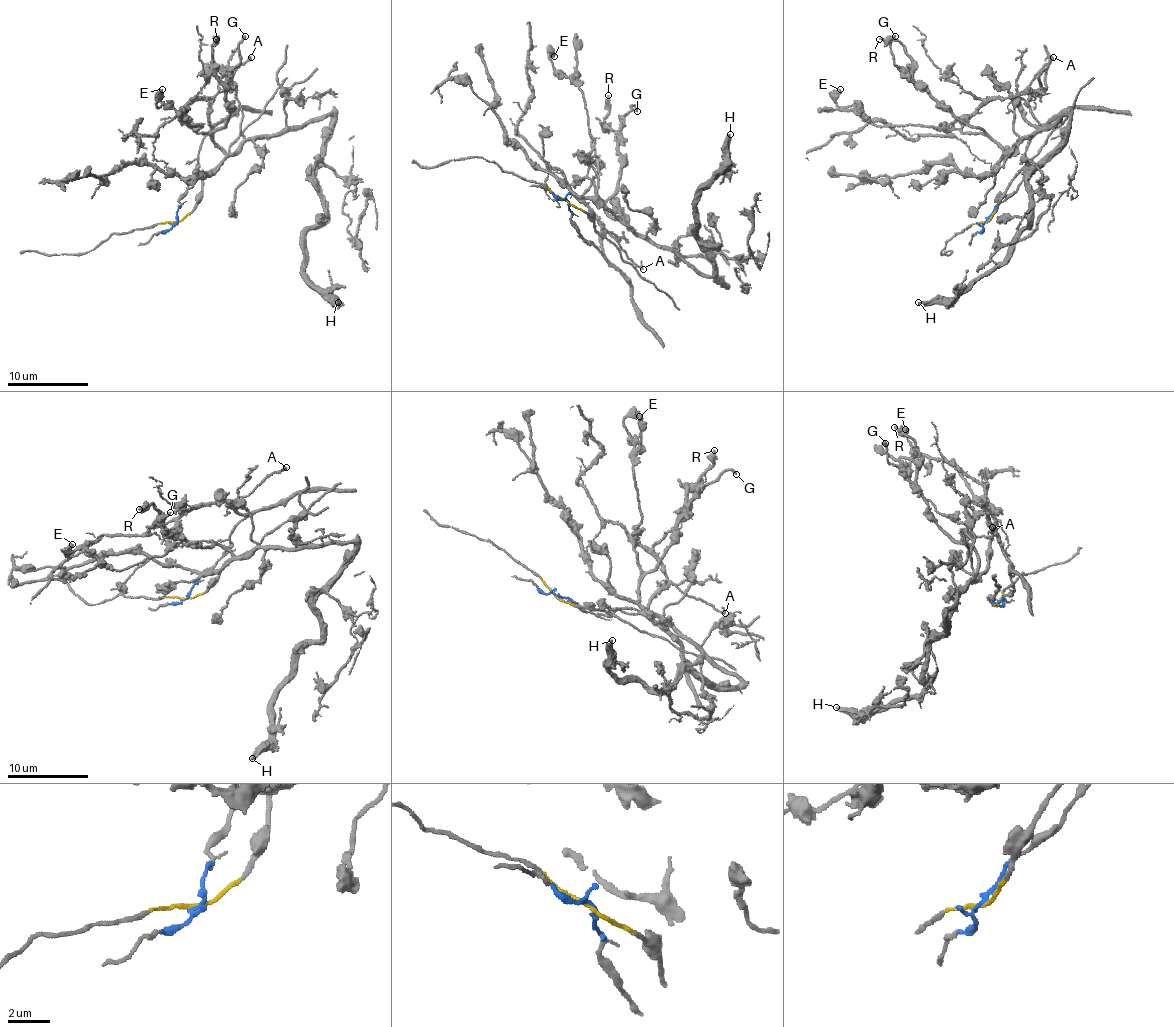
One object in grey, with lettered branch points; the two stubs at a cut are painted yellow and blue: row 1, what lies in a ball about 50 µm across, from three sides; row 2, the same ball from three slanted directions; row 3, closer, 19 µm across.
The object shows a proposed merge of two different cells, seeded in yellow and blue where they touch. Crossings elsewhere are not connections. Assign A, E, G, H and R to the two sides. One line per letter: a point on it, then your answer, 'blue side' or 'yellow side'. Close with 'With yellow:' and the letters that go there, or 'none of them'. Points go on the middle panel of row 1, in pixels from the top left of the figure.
A: at (643, 269); blue side
E: at (554, 56); blue side
G: at (637, 111); blue side
H: at (730, 134); blue side
R: at (608, 95); blue side
With yellow: none of them

